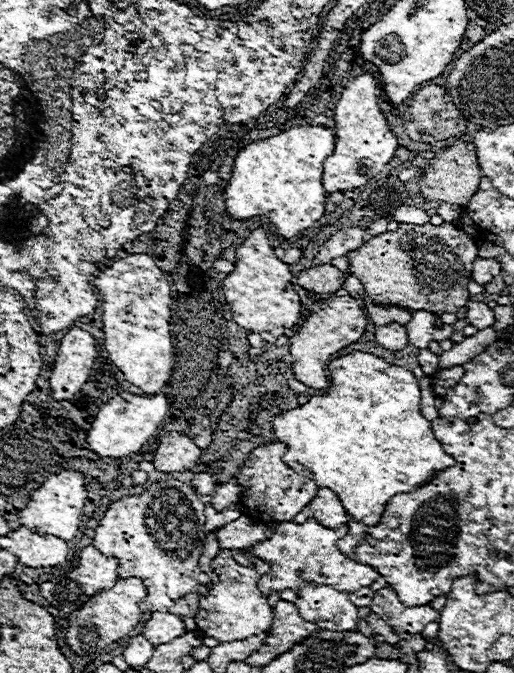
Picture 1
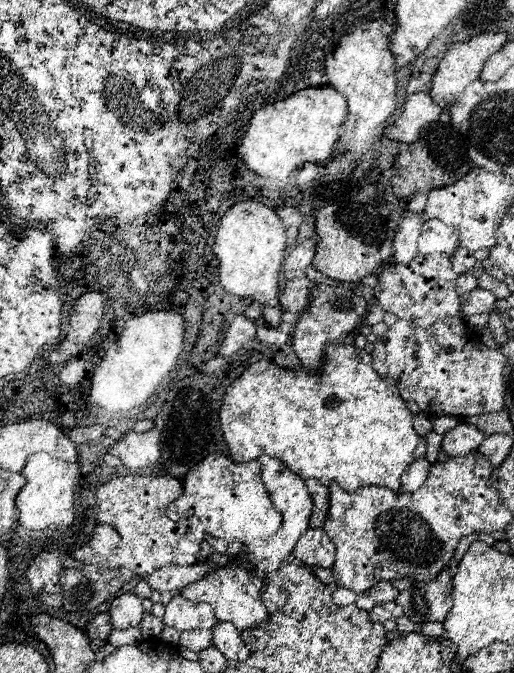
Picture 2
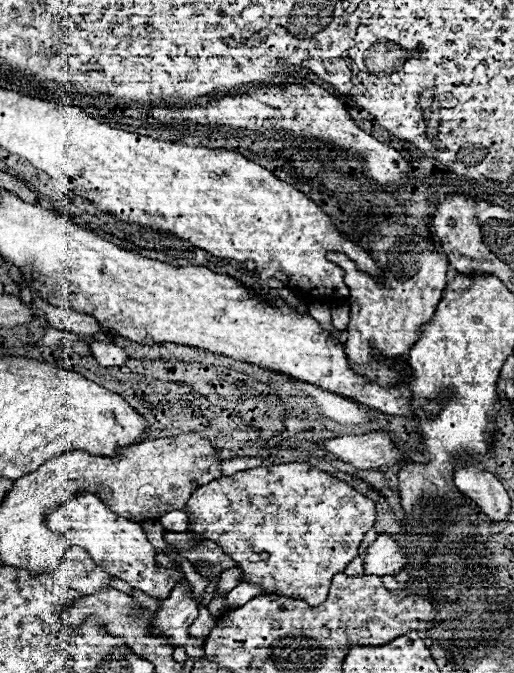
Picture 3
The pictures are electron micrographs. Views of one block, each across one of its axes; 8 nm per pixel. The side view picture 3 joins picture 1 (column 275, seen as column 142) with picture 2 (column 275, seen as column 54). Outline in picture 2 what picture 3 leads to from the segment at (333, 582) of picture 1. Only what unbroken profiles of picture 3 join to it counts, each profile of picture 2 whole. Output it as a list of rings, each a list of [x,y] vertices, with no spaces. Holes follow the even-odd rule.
[[[210,454],[186,474],[182,488],[182,496],[168,506],[168,518],[184,520],[196,516],[208,534],[222,538],[228,544],[254,544],[280,528],[282,516],[272,508],[272,500],[260,480],[258,460],[236,464],[226,456]]]

